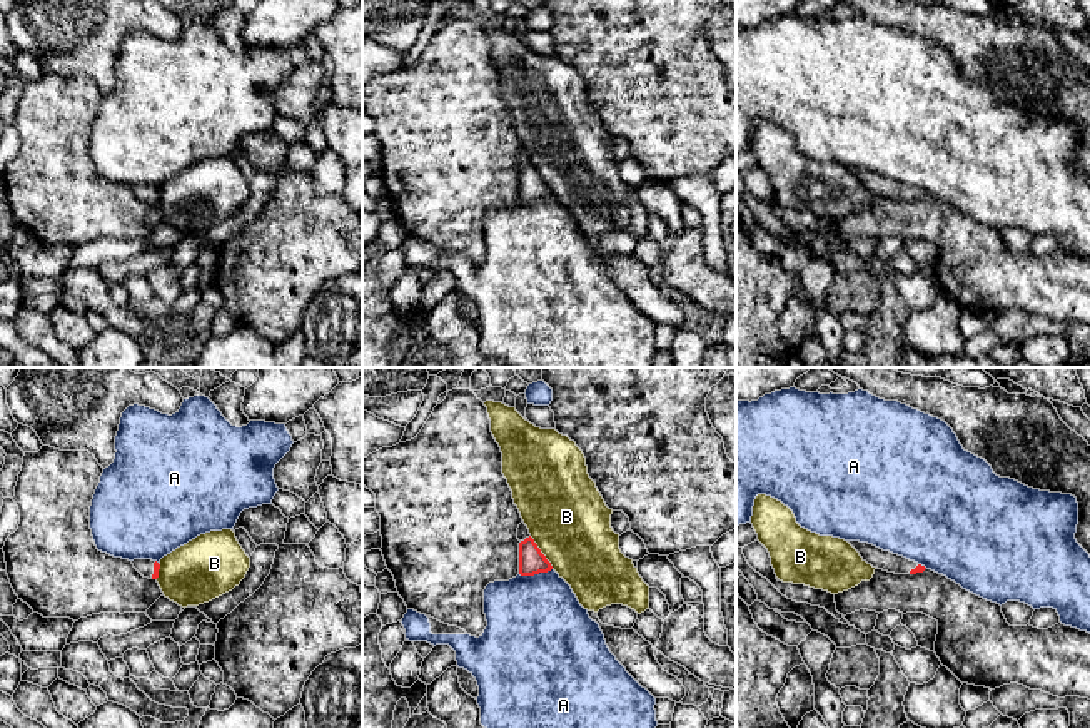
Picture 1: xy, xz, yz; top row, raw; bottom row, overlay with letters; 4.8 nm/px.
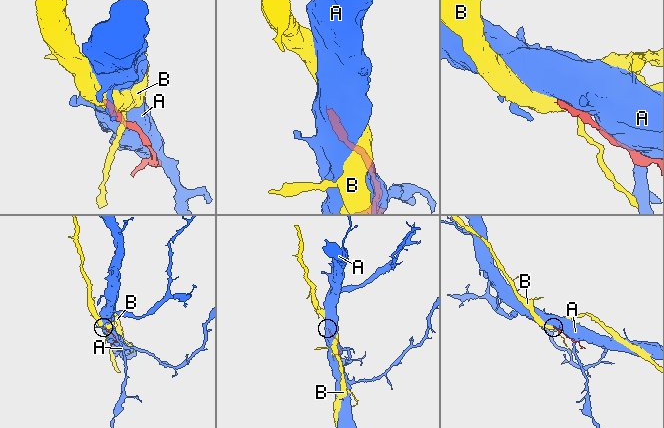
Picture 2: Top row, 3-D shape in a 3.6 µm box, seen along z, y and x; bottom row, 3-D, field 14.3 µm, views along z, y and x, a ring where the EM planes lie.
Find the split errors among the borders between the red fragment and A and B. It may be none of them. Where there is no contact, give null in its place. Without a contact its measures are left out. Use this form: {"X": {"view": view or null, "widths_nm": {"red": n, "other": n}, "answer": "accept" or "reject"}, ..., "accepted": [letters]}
{"A": {"view": "xz", "widths_nm": {"red": 130, "other": 460}, "answer": "reject"}, "B": {"view": "xz", "widths_nm": {"red": 130, "other": 380}, "answer": "reject"}, "accepted": []}

